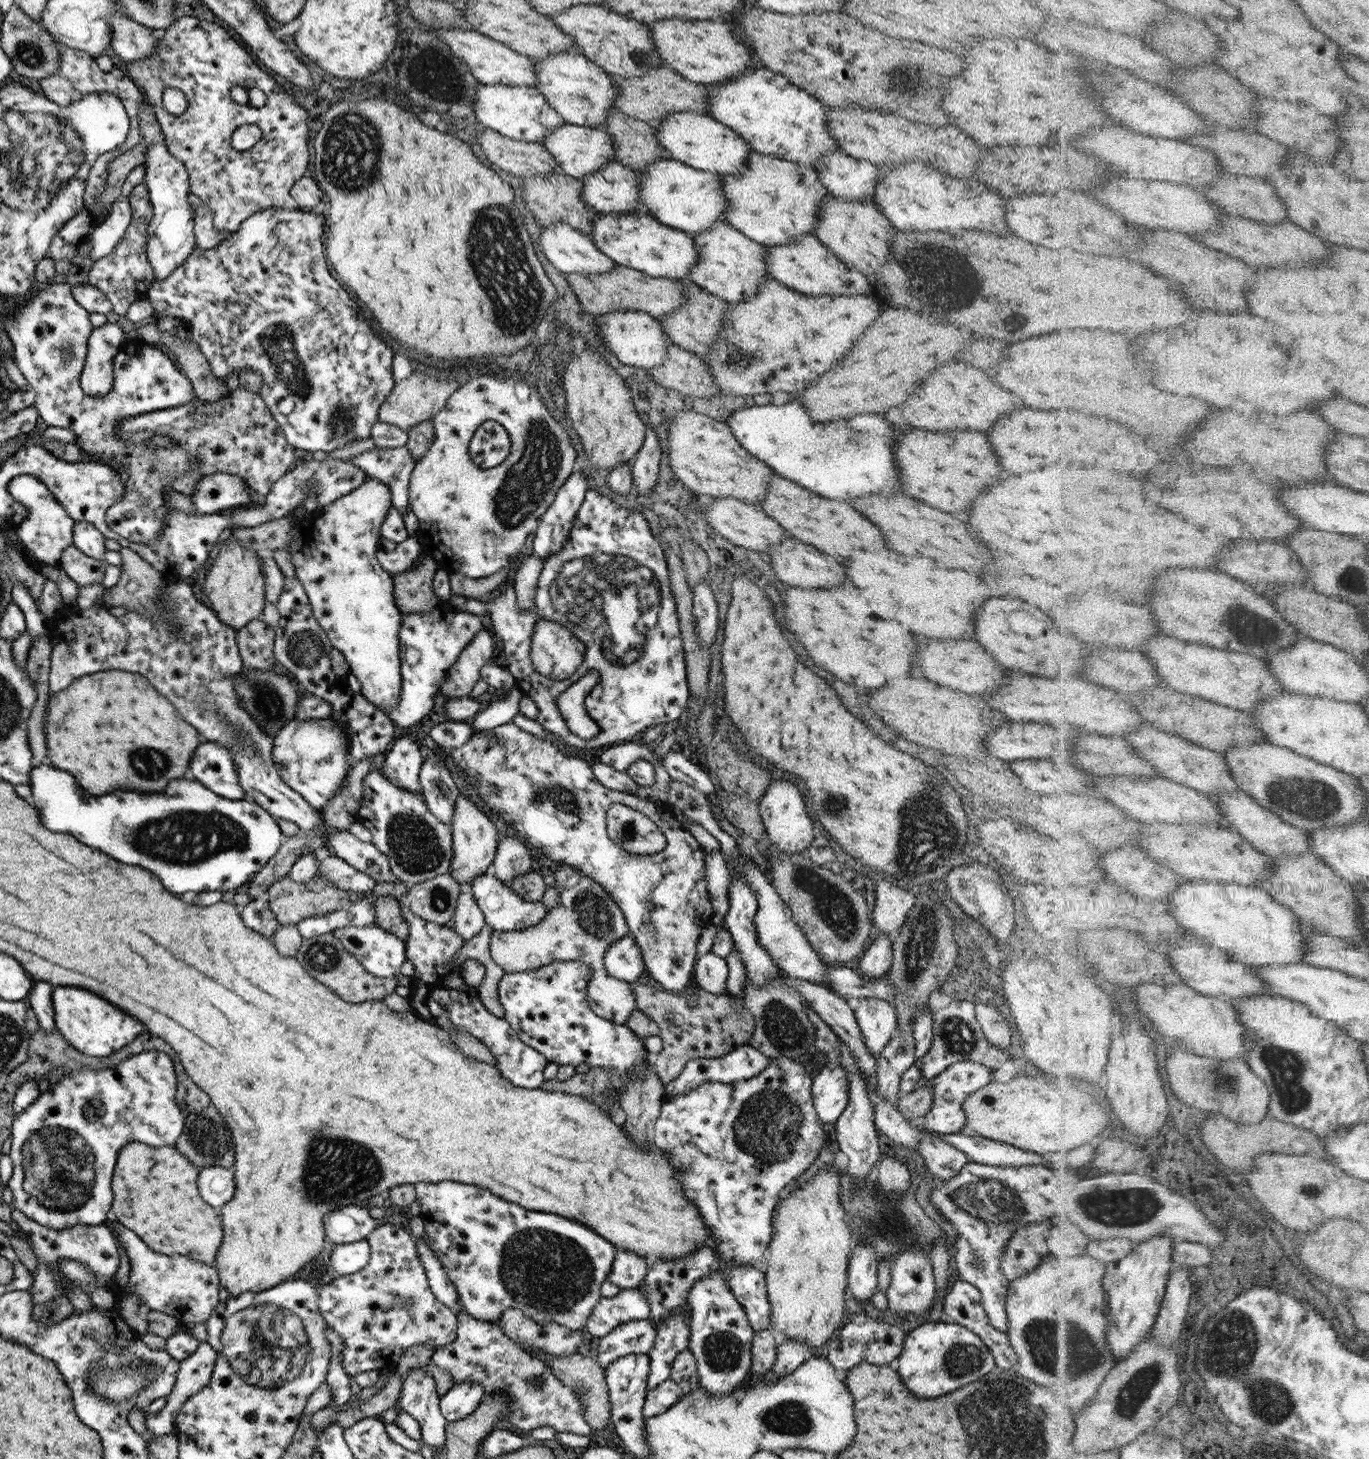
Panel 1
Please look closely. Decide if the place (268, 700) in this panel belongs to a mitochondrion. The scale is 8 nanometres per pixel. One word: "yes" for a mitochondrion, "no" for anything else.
yes

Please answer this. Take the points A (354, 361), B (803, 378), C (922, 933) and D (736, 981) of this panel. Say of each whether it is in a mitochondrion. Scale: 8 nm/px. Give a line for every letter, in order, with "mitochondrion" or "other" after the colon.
A: other
B: other
C: mitochondrion
D: other

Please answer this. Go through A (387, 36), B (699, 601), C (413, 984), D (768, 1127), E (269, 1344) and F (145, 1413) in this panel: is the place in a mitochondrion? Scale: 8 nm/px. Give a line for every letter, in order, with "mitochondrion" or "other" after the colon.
A: other
B: other
C: other
D: mitochondrion
E: mitochondrion
F: other

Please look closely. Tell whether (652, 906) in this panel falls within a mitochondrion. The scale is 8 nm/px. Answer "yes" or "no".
no

